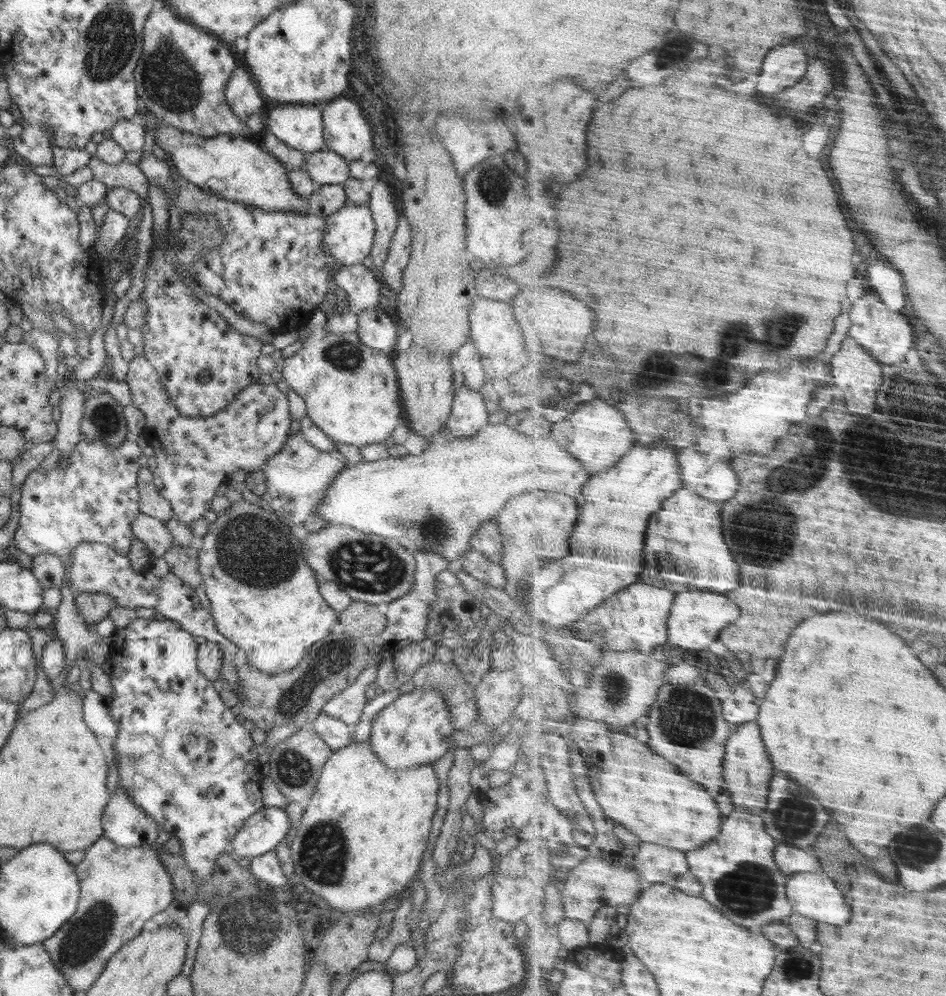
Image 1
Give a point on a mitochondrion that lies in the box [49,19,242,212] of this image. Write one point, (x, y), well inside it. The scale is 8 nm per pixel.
(167, 82)

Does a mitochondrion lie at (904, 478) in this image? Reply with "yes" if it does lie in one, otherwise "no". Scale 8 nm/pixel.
yes

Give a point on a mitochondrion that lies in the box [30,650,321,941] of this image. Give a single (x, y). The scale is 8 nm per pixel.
(292, 768)

